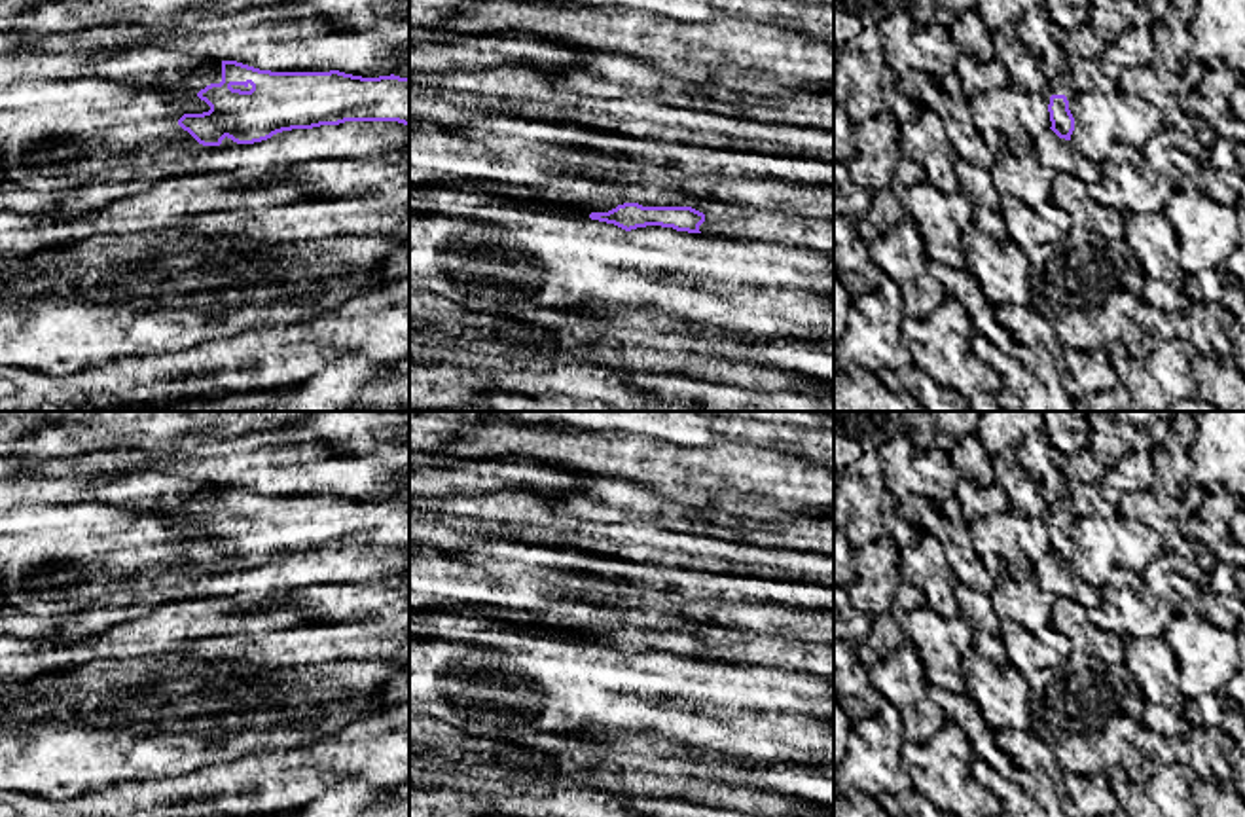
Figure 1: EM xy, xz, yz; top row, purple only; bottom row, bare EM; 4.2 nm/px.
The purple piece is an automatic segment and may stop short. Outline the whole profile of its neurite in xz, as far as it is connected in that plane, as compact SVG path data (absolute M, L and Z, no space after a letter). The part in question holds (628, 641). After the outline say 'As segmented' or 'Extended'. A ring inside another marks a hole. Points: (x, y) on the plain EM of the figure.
M623 627L608 637L591 637L591 645L614 648L625 656L661 650L677 656L701 658L699 650L705 639L692 631L642 631L639 627Z. As segmented

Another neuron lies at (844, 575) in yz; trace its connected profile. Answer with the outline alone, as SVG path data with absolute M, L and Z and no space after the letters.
M834 527L834 588L847 590L857 580L853 552L847 531Z

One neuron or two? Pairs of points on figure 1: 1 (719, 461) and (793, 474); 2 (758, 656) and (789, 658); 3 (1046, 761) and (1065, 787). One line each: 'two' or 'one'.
1: one
2: one
3: one

